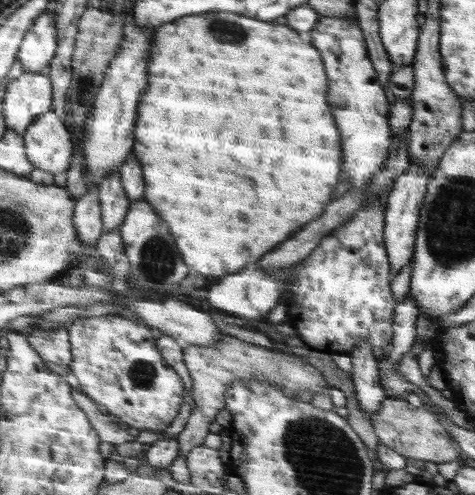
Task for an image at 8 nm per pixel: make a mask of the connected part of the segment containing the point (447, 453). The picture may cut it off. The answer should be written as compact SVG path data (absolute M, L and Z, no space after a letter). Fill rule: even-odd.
M387 397L381 402L377 414L370 416L379 442L398 454L412 459L435 463L456 460L456 439L447 431L441 420L432 411L410 406L403 399Z

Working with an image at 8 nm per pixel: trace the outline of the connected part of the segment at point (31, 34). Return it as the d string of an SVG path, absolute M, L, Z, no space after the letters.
M43 12L25 35L17 52L17 60L26 74L45 71L57 50L57 18L55 12Z

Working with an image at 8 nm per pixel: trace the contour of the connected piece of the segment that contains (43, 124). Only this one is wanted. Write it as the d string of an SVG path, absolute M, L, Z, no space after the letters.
M54 112L38 116L23 135L26 157L33 168L53 174L66 172L72 158L72 136Z

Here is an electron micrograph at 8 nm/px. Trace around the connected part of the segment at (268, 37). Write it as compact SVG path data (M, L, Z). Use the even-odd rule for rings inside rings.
M210 12L210 16L186 16L186 20L174 20L174 24L164 24L162 28L156 30L153 39L150 43L149 52L150 62L148 62L148 76L150 76L150 84L148 84L148 92L146 96L142 96L142 104L138 104L138 120L136 126L136 144L134 144L133 151L134 157L138 158L138 162L142 164L142 170L144 170L144 182L146 182L146 188L144 188L143 198L150 200L150 204L154 204L154 210L158 212L158 216L162 216L162 220L166 220L166 224L170 224L170 232L174 232L174 238L178 240L178 248L182 248L182 256L186 256L186 264L190 264L190 268L194 268L196 272L204 274L204 276L228 276L228 274L236 274L240 272L248 262L256 262L260 256L264 256L266 252L270 252L274 246L278 246L280 242L284 242L292 232L292 230L298 230L302 228L304 224L308 224L310 220L318 218L326 204L330 202L330 194L332 190L336 188L338 180L340 180L340 164L342 164L342 154L340 154L340 134L339 130L336 130L336 124L334 124L334 118L330 114L330 108L326 104L326 88L328 88L328 80L326 80L326 74L324 74L324 66L322 66L322 60L320 60L320 54L318 50L308 44L308 42L302 42L300 40L300 34L288 26L278 26L278 24L272 24L272 22L260 22L260 20L254 20L254 18L248 18L248 16L238 16L234 12Z

